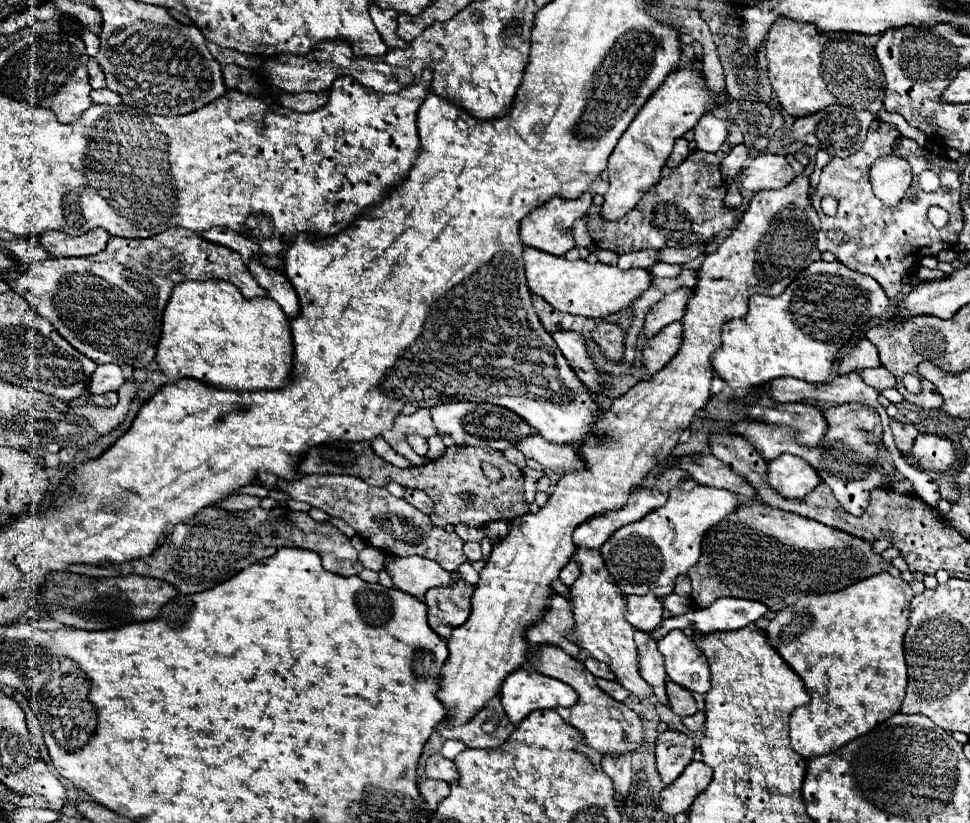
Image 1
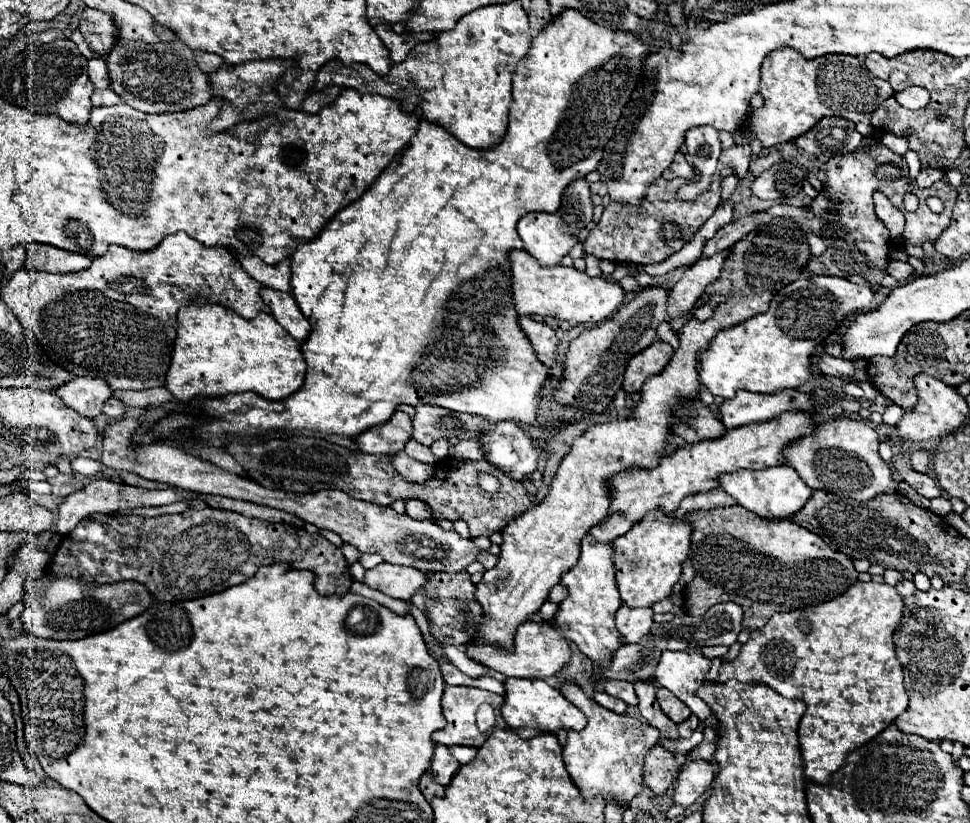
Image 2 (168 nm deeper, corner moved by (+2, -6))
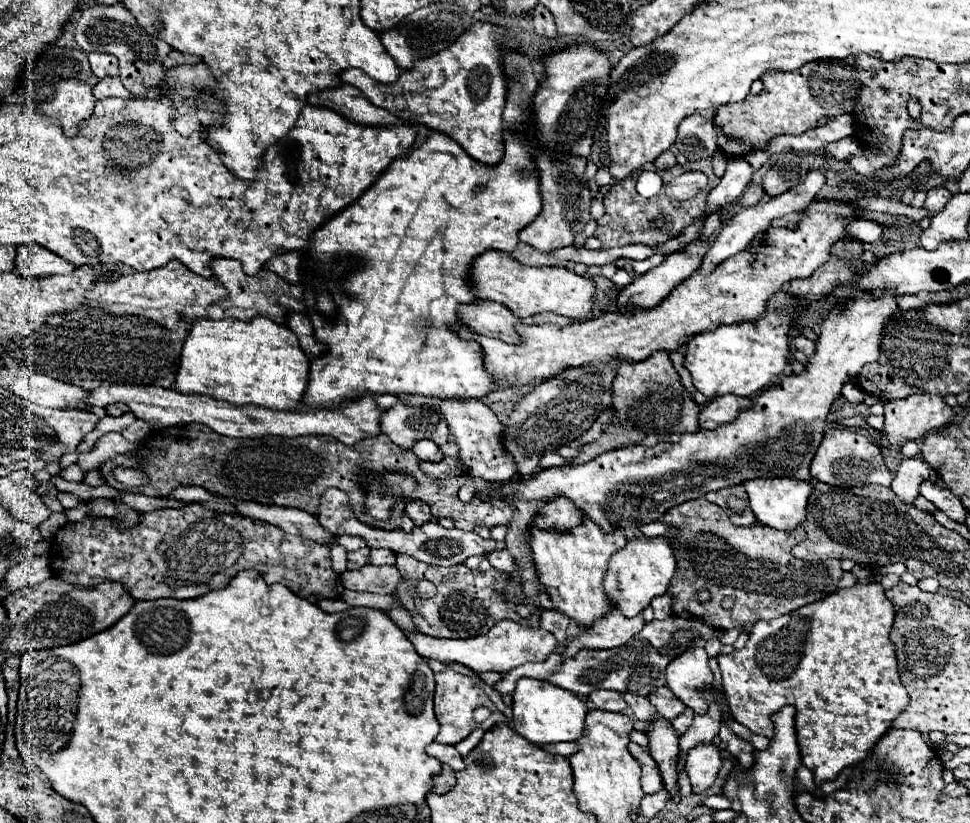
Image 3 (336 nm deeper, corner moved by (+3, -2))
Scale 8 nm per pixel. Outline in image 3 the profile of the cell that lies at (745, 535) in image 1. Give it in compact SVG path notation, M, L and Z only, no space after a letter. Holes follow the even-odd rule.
M695 498L667 510L661 522L681 528L681 546L675 548L677 572L669 586L669 592L675 596L673 614L703 618L723 630L741 628L749 632L757 620L779 618L801 606L823 600L837 590L843 576L841 560L807 562L791 554L793 546L805 540L805 530L801 526L789 532L769 528L761 522L753 526L735 526L723 508L705 498ZM701 588L709 590L709 602L697 598ZM725 596L735 598L733 612L721 610L721 600Z

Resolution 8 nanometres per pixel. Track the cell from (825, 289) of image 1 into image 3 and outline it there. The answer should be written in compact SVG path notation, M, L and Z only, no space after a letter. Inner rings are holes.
M779 290L767 302L767 310L759 320L721 324L713 332L701 332L691 338L685 350L685 368L691 372L693 386L709 398L737 394L757 396L765 388L777 384L781 374L789 370L789 332L799 314L809 308L809 302Z

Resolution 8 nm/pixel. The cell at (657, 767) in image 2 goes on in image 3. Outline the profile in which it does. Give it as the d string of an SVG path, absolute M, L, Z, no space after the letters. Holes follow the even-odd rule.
M631 742L629 744L629 752L637 758L637 762L641 764L641 770L643 770L643 790L647 794L653 794L653 792L659 792L663 788L663 782L661 782L661 772L657 770L657 764L653 762L651 754L647 754L647 750L643 750L639 744Z

